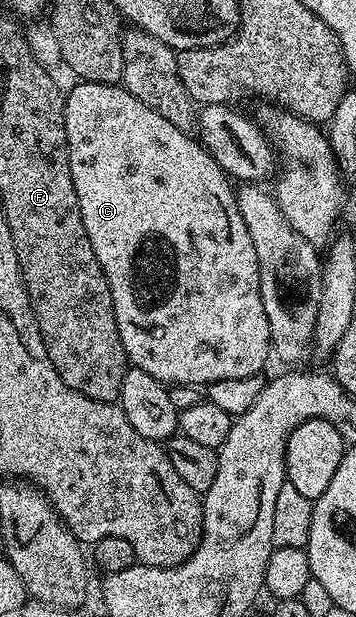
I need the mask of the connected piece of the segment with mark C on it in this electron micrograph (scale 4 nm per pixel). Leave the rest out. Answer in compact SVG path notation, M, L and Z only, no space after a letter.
M80 81L65 94L63 111L65 112L65 132L69 148L69 168L73 172L73 188L81 208L81 220L93 244L93 252L107 277L107 283L113 296L113 308L121 344L127 353L128 363L141 372L149 372L158 382L171 386L198 386L205 388L217 380L237 380L241 376L253 376L262 371L267 362L267 354L272 353L269 320L265 316L265 304L261 304L259 287L259 265L249 228L241 220L237 208L232 179L213 160L213 156L188 131L177 128L165 120L153 108L141 104L137 96L124 90L119 84L101 84L100 82Z

